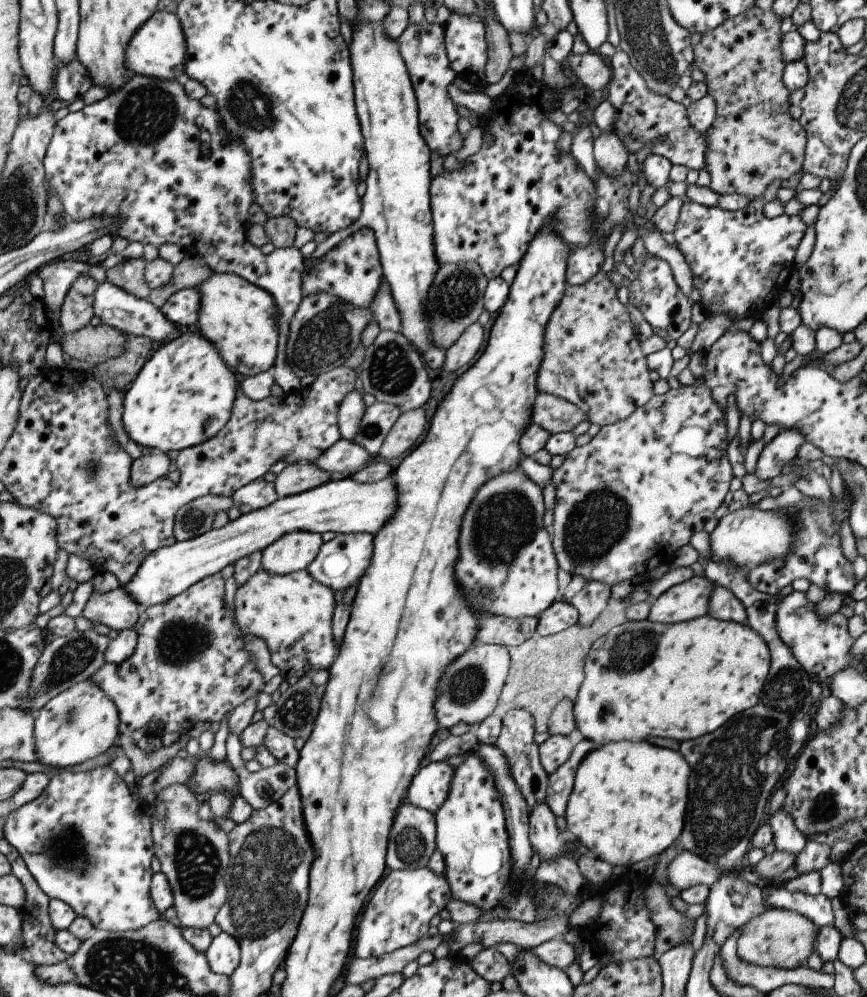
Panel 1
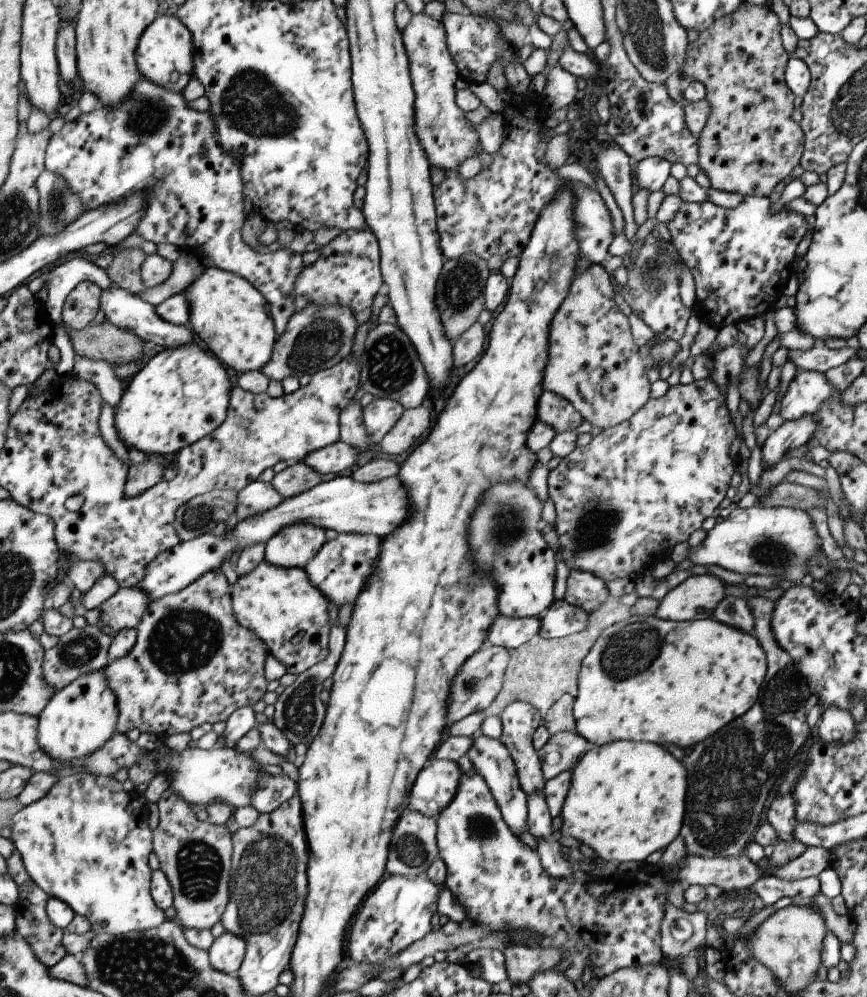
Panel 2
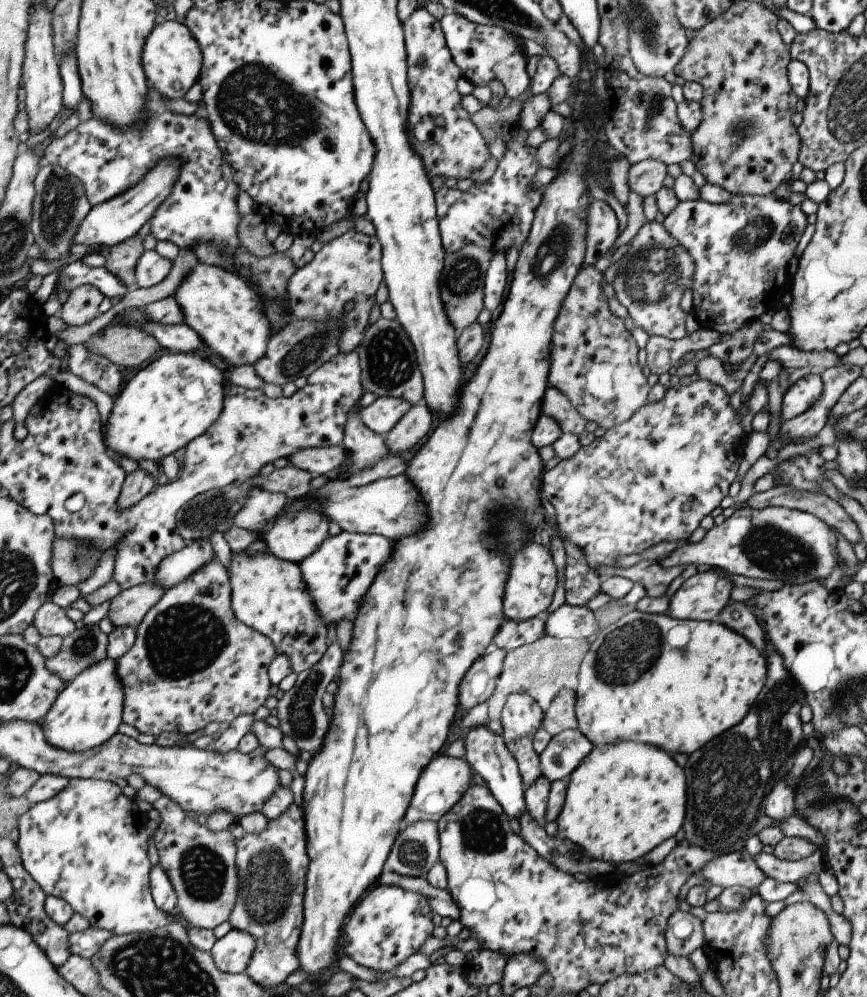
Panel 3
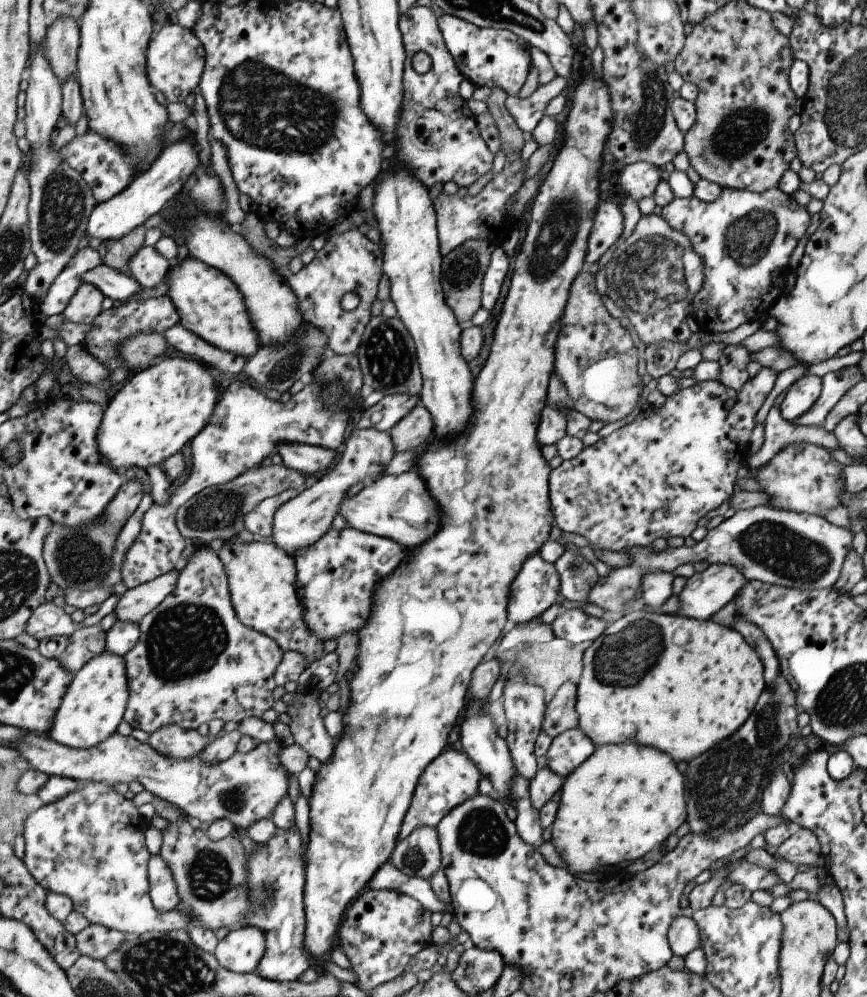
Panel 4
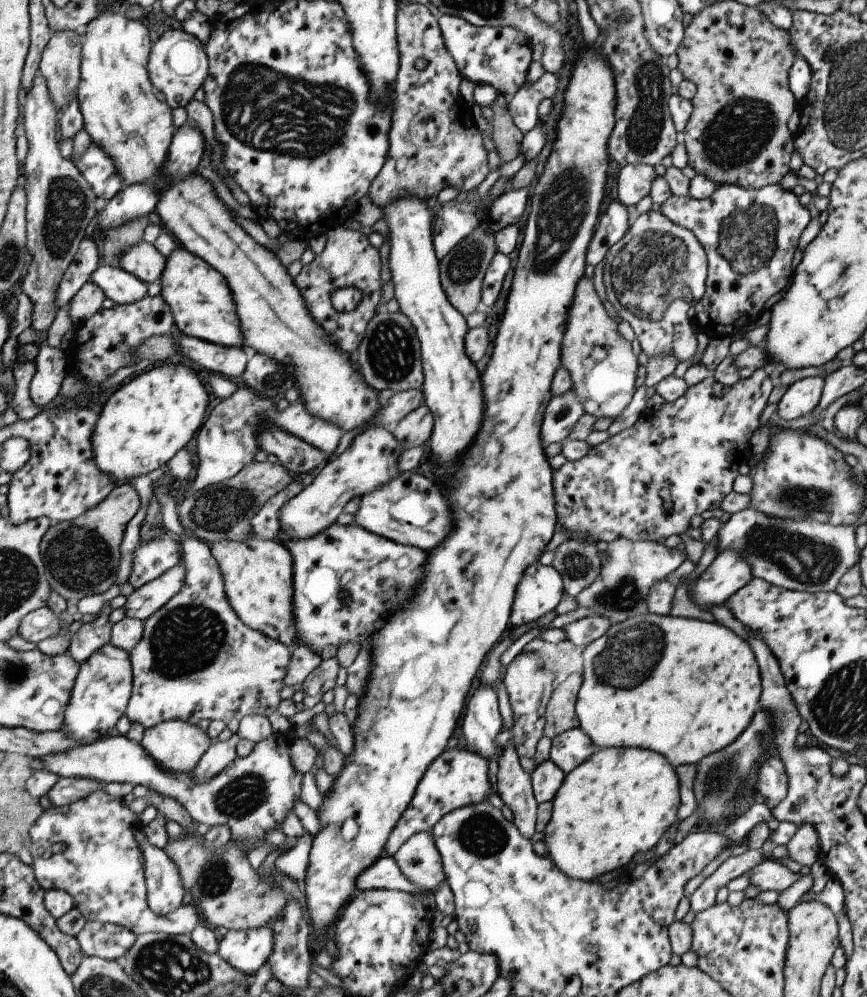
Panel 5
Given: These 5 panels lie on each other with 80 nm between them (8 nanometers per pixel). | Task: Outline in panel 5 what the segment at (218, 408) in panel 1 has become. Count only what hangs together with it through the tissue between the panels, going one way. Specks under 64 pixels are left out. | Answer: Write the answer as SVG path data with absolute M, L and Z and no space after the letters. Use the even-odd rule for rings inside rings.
M164 365L159 366L159 368L152 369L144 374L134 376L132 380L129 380L127 384L122 383L118 390L115 390L110 397L106 400L106 403L100 407L99 410L99 420L98 425L94 430L94 457L97 463L97 466L107 475L111 477L112 481L115 481L115 484L129 482L129 479L139 478L140 475L153 475L160 469L163 469L166 462L177 452L180 448L183 448L191 438L193 434L199 430L199 427L202 425L203 416L205 416L205 408L207 408L208 397L211 391L202 381L199 381L195 372L189 370L186 366L183 365Z

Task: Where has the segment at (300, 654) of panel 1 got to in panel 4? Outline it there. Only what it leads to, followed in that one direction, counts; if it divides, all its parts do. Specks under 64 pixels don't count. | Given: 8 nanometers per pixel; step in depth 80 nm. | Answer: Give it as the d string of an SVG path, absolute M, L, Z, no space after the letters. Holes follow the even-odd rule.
M254 539L247 544L232 544L224 540L216 556L225 570L230 604L239 622L271 638L279 646L279 650L301 654L307 665L324 656L322 641L312 634L311 630L307 630L307 626L303 624L305 610L303 604L299 602L298 588L295 587L297 574L292 556L283 554L283 550L275 548L270 540L260 539Z

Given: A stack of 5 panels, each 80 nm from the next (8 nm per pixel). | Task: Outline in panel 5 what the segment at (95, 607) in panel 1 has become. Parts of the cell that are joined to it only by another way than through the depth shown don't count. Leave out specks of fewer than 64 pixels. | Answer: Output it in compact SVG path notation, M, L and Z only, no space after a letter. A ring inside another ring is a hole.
M181 562L160 574L153 581L136 588L122 606L125 616L144 621L161 609L183 586L184 566Z

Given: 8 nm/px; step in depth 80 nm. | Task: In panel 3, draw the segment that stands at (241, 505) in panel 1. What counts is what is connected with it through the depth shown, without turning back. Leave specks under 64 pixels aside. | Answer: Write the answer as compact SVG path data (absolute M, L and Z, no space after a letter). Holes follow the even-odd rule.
M251 486L243 506L233 516L233 523L239 529L245 529L260 537L269 528L269 522L287 505L283 494L261 490L259 486Z

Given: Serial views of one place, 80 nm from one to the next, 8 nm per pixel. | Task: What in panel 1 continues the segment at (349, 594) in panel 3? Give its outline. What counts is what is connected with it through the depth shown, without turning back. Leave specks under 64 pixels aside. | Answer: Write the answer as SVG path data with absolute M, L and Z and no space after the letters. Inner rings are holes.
M369 533L339 534L321 544L313 561L304 570L319 584L333 590L345 591L349 586L359 583L359 578L365 574L365 568L369 566L371 548L373 548L373 535Z

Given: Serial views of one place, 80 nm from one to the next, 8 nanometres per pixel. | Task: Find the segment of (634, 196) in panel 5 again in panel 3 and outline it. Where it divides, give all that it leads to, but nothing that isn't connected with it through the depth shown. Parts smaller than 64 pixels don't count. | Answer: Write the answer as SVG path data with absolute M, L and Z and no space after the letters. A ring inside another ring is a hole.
M646 159L637 164L629 165L627 186L637 196L655 195L657 190L663 186L663 179L666 175L666 165L663 162Z

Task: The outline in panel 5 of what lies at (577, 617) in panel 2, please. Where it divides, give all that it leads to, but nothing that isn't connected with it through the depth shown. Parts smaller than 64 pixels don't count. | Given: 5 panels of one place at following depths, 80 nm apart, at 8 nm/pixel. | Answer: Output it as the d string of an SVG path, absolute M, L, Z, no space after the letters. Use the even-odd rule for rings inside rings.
M587 615L561 628L565 631L567 640L574 645L586 647L593 640L602 639L611 625L605 617Z

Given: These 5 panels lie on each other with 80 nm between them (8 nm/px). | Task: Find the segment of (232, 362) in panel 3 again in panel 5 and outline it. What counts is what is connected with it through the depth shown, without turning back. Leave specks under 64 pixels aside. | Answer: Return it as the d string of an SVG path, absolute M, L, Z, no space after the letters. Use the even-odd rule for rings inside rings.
M175 247L163 267L158 295L170 307L175 328L184 335L219 346L242 346L239 322L235 316L235 306L231 300L231 292L221 278L202 258L190 253L183 247Z

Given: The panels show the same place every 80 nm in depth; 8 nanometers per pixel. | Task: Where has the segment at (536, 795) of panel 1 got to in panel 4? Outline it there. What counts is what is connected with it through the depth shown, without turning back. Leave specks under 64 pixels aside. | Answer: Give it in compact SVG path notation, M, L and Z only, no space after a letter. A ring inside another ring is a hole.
M521 676L509 680L503 688L501 700L503 711L505 711L505 722L507 724L507 735L504 742L507 746L515 771L521 778L531 781L535 772L541 765L540 759L533 754L533 744L539 731L542 730L541 724L545 711L545 700L543 700L543 688L531 686L525 682Z

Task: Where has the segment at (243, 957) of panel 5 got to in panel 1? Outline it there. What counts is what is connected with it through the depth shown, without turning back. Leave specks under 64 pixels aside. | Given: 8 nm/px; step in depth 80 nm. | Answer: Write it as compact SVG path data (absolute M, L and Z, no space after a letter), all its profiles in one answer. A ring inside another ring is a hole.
M221 932L212 938L204 956L211 972L229 977L239 963L237 940Z

